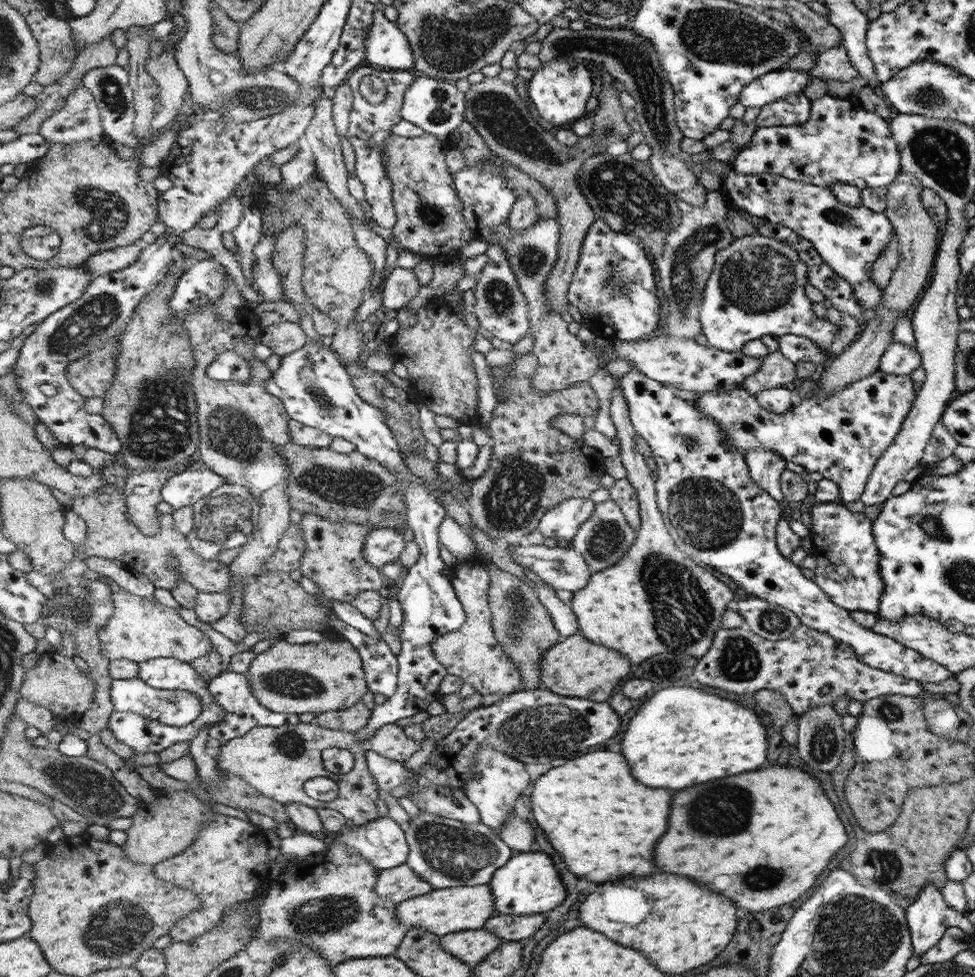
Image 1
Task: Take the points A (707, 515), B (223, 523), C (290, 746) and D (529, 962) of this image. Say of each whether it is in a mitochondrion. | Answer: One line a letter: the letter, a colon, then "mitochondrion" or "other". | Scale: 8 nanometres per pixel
A: mitochondrion
B: mitochondrion
C: mitochondrion
D: other

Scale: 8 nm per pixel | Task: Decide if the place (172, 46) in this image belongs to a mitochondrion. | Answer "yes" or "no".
no

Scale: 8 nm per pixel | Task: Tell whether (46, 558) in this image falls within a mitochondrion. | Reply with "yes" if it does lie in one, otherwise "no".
no

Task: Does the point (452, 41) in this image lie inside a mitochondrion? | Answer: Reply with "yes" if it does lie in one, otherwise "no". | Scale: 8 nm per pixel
yes

